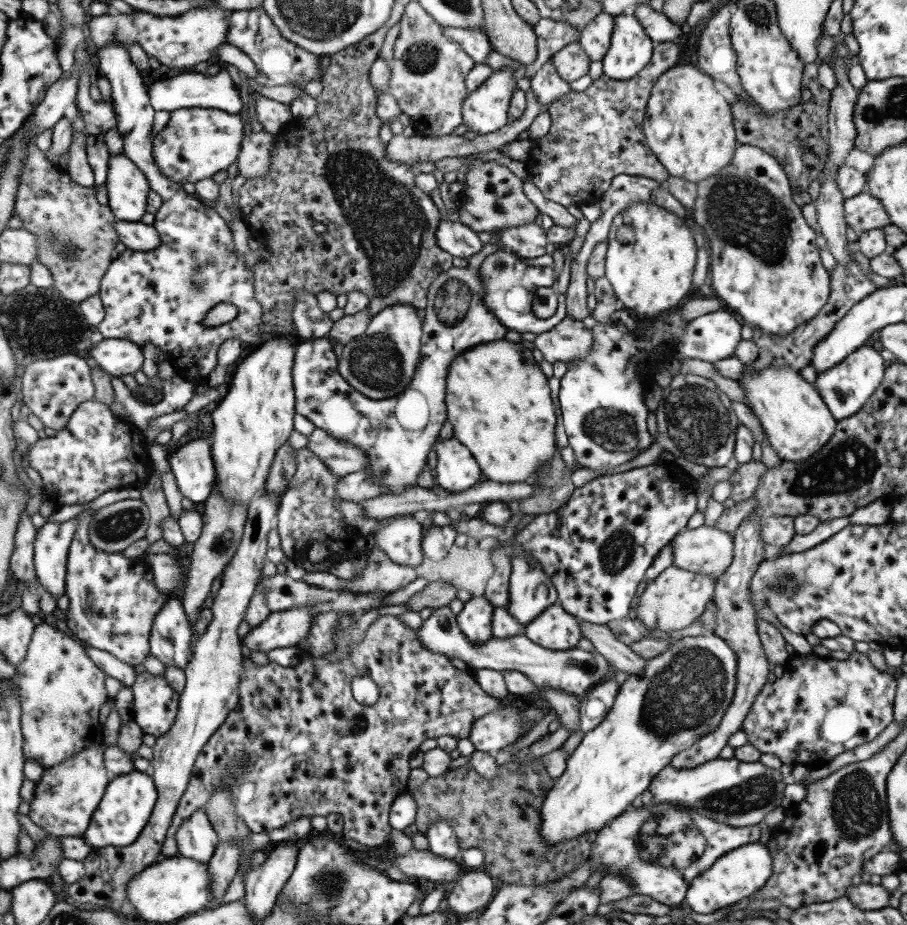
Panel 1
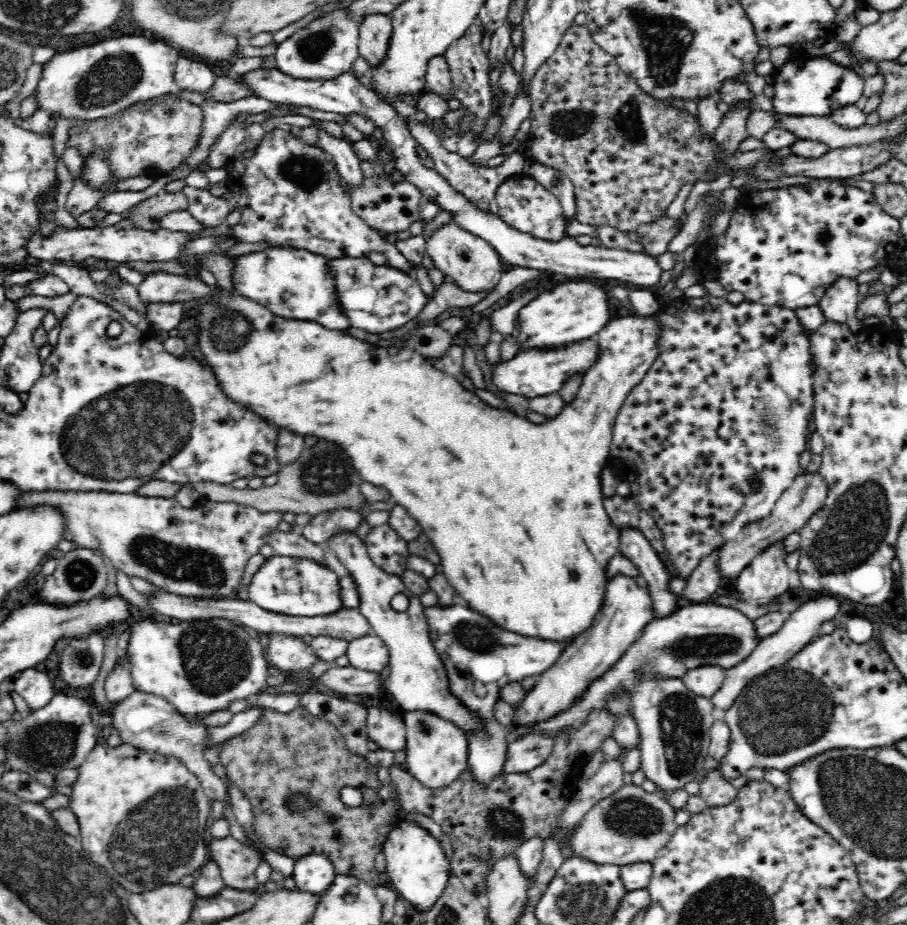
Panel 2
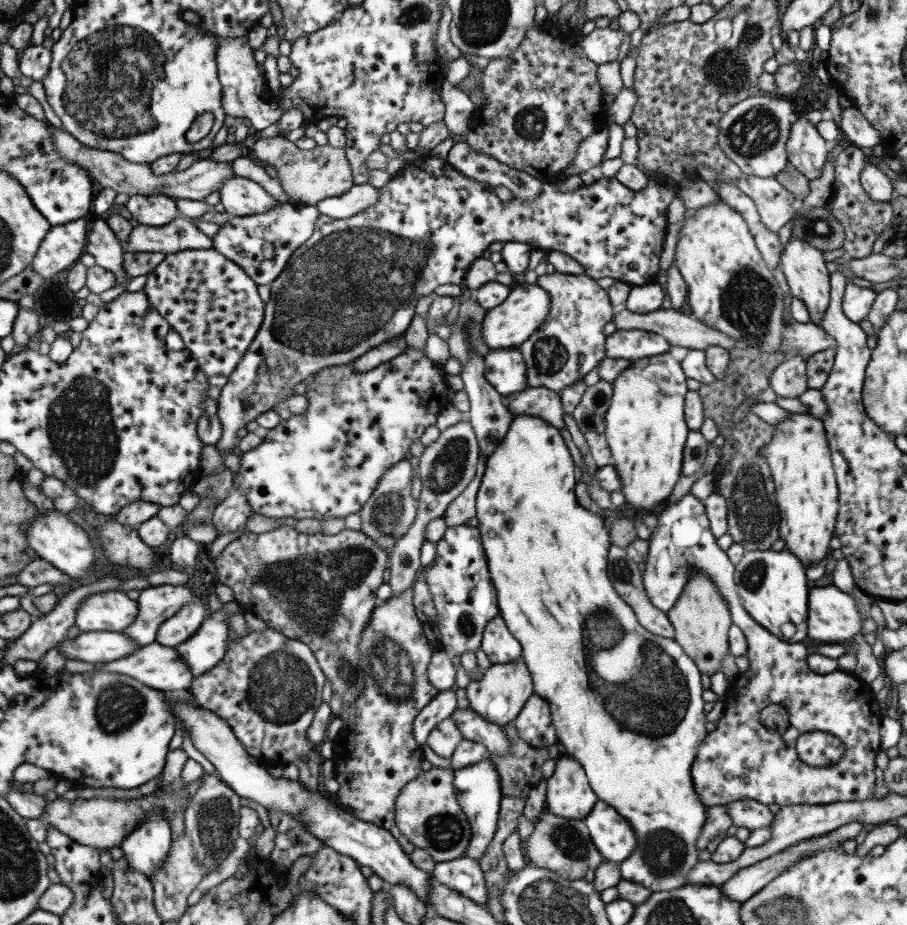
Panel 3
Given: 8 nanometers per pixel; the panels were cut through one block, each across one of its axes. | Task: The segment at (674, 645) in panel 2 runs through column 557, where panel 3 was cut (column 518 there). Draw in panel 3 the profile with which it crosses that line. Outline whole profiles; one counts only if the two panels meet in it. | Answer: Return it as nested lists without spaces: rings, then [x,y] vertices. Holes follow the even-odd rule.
[[[531,694],[512,720],[517,737],[529,746],[543,748],[557,742],[550,719],[549,705],[537,694]]]

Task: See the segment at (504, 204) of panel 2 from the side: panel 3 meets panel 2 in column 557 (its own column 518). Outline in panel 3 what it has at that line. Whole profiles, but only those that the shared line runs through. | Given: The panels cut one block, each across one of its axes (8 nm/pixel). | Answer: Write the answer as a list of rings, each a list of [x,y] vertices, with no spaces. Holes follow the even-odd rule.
[[[438,156],[413,159],[407,161],[402,169],[381,188],[377,189],[379,197],[375,199],[375,203],[367,206],[367,209],[353,214],[344,219],[332,219],[325,215],[320,215],[315,221],[315,227],[311,236],[307,238],[301,246],[299,246],[288,259],[287,264],[275,280],[269,283],[270,297],[264,302],[263,320],[257,333],[253,337],[251,344],[239,359],[235,369],[231,371],[227,382],[221,388],[219,398],[216,403],[217,417],[221,421],[221,438],[217,440],[214,447],[222,454],[232,454],[231,447],[238,444],[236,432],[239,428],[249,428],[252,420],[263,412],[271,410],[275,404],[285,401],[287,396],[295,395],[293,386],[299,382],[305,381],[309,376],[313,376],[317,370],[327,368],[327,366],[341,366],[341,364],[350,364],[359,356],[365,354],[367,350],[373,346],[379,346],[399,334],[404,334],[413,318],[413,310],[416,308],[416,302],[419,297],[431,295],[433,290],[441,284],[459,285],[467,272],[468,266],[473,260],[480,258],[482,253],[489,247],[492,242],[525,242],[530,249],[540,250],[543,252],[555,251],[561,255],[566,255],[581,264],[585,276],[591,280],[599,280],[599,278],[615,278],[617,281],[625,282],[630,286],[645,286],[656,282],[659,256],[662,250],[663,235],[668,225],[665,218],[665,210],[667,204],[675,196],[674,189],[655,178],[649,178],[647,185],[639,191],[631,190],[629,187],[623,186],[614,177],[599,178],[590,185],[581,185],[570,192],[560,192],[557,189],[556,181],[546,182],[543,180],[539,195],[533,198],[533,201],[521,201],[517,197],[513,197],[507,202],[501,203],[499,198],[493,193],[493,187],[487,183],[475,181],[463,175],[461,171],[451,166],[447,159],[441,159]]]

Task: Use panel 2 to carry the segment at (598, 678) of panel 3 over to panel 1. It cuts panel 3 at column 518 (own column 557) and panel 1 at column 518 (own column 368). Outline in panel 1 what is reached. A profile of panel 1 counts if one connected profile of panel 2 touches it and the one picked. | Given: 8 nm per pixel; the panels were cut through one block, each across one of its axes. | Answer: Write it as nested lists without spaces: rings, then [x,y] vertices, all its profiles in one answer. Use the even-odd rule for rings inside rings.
[[[504,338],[473,346],[459,354],[445,378],[446,420],[452,424],[452,436],[469,448],[481,470],[482,479],[499,483],[524,482],[535,474],[535,468],[547,463],[555,450],[555,410],[551,406],[551,394],[547,377],[541,373],[531,351],[520,342],[512,343]]]

